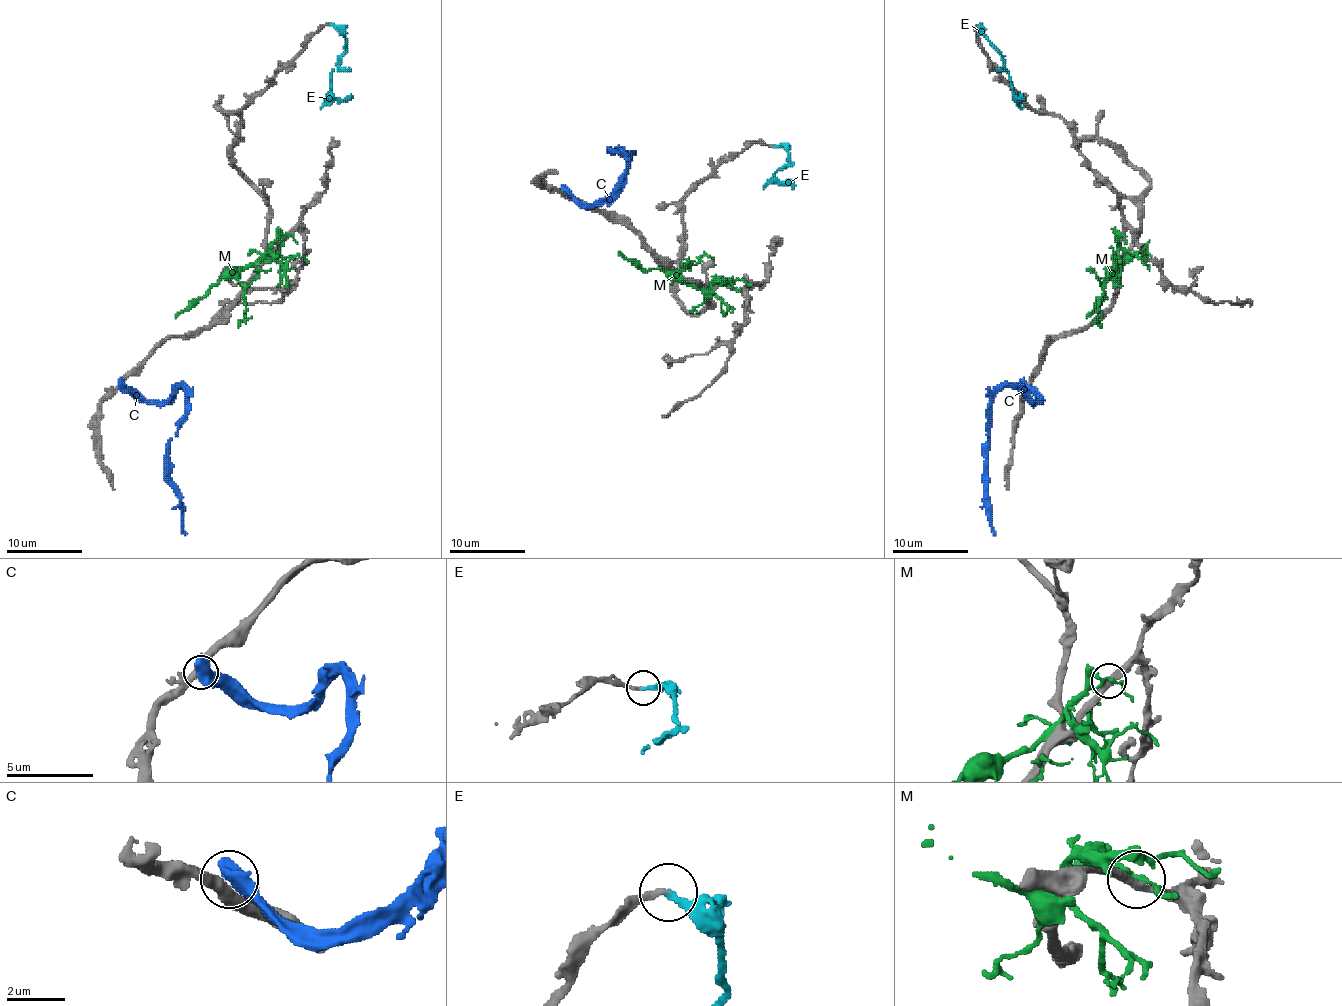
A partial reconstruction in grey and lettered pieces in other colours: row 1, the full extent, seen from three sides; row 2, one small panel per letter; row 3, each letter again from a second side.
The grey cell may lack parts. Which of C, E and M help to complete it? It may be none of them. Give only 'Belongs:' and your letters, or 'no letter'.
Belongs: E

